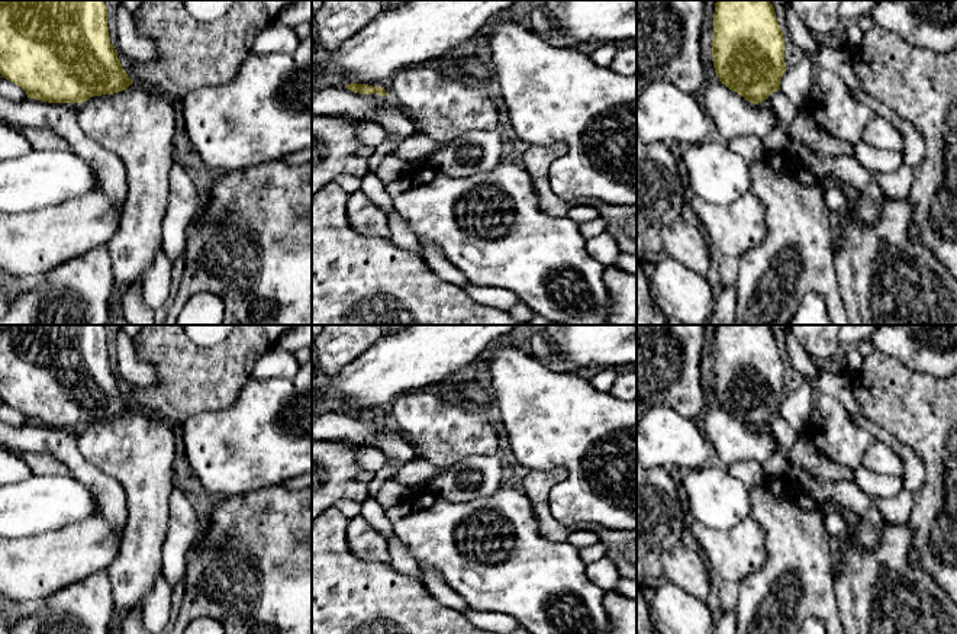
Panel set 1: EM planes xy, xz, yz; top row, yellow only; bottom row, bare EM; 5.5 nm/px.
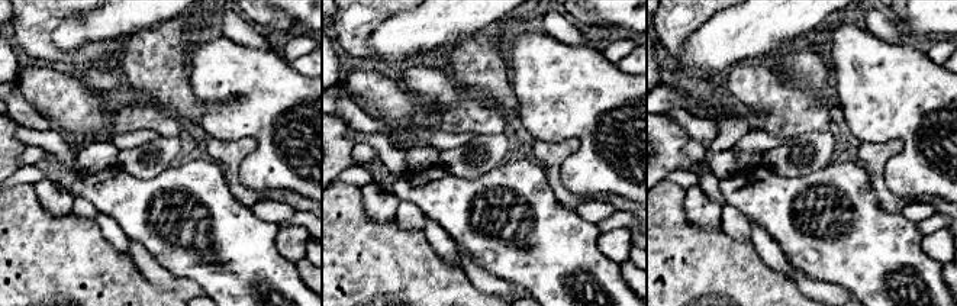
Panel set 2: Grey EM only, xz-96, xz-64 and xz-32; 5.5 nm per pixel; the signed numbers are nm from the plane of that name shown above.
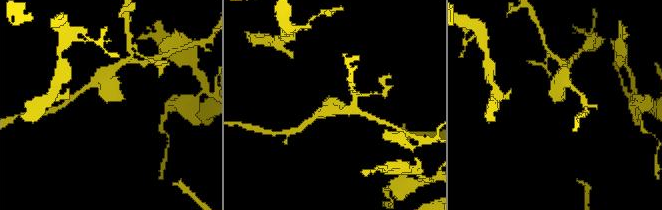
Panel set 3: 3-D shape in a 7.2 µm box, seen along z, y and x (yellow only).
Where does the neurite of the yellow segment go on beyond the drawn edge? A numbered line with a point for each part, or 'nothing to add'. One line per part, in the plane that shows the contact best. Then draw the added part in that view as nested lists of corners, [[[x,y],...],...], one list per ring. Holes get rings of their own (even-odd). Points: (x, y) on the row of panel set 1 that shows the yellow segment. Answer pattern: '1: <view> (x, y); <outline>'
1: xy (138, 124); [[[141,83],[113,94],[93,96],[78,103],[78,125],[104,149],[120,157],[128,174],[128,196],[119,231],[107,244],[113,271],[113,293],[122,299],[152,265],[162,250],[162,216],[170,194],[170,171],[174,161],[175,107],[171,100]]]

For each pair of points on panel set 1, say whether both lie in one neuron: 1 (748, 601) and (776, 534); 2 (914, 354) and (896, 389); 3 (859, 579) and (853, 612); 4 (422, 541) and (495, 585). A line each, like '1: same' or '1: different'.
1: same
2: different
3: same
4: same

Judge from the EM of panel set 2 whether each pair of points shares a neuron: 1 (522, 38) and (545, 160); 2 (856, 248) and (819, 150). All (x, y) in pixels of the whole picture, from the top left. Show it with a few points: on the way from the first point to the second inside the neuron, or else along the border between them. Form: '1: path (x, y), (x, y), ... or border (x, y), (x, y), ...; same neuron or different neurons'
1: border (576, 138), (535, 141); different neurons
2: border (840, 155), (821, 168), (793, 177); different neurons

